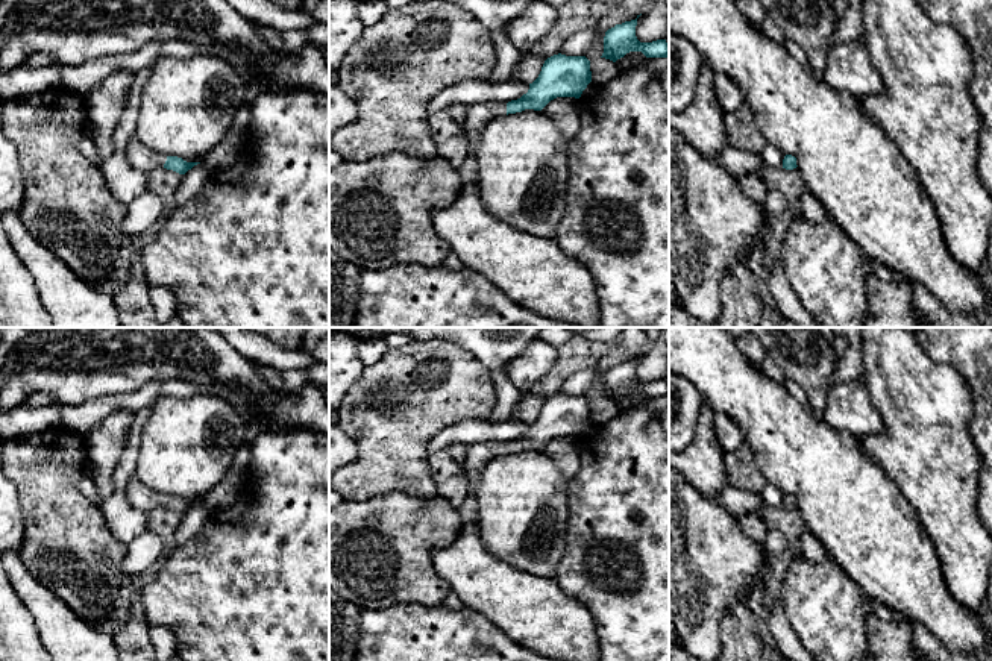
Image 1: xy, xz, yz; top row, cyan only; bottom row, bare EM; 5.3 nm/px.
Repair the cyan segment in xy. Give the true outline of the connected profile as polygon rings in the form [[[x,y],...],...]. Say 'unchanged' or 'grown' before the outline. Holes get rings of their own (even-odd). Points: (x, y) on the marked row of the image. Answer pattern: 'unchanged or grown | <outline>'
grown | [[[132,136],[126,146],[126,156],[130,165],[143,173],[150,173],[158,168],[173,170],[185,174],[200,162],[187,162],[177,156],[165,156],[149,150],[137,136]]]

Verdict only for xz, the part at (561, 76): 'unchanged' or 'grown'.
grown

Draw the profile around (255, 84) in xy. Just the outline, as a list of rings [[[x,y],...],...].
[[[256,74],[243,76],[250,94],[272,89],[297,89],[299,86],[281,86],[265,77],[258,77]]]

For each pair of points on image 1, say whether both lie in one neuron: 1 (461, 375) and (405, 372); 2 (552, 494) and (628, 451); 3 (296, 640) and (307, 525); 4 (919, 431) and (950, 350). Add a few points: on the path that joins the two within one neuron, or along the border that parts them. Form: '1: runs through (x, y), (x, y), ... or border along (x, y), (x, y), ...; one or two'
1: runs through (448, 375), (423, 375), (419, 372); one
2: border along (569, 478), (566, 523); two
3: runs through (302, 611), (302, 554); one
4: border along (916, 343), (936, 361), (948, 363), (970, 388); two

